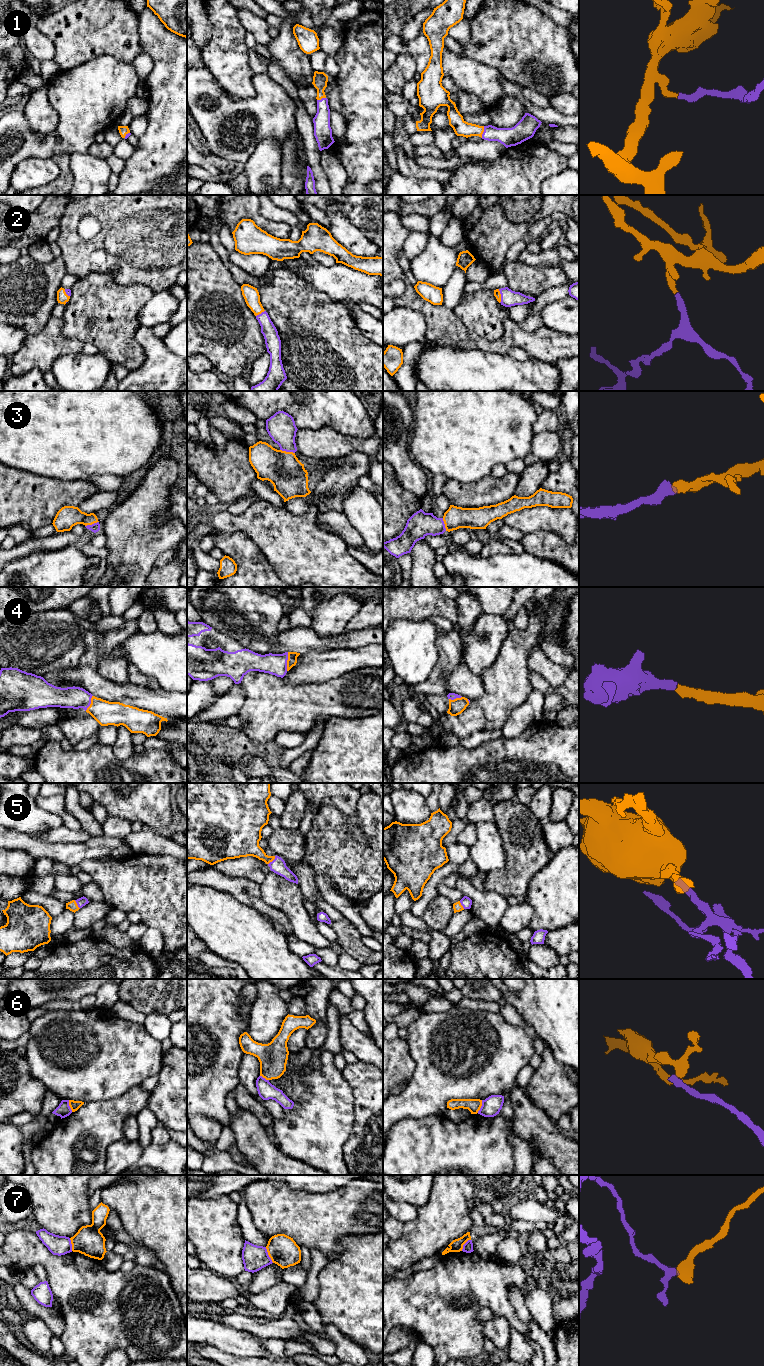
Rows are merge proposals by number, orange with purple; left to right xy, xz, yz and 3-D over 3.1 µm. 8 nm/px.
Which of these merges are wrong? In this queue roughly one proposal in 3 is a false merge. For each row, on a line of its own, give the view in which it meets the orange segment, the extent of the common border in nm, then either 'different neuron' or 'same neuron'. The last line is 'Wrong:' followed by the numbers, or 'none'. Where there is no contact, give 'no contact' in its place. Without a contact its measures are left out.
1: meets orange in yz; contact 100 nm long; same neuron
2: meets orange in yz; contact 110 nm long; same neuron
3: meets orange in xz; contact 120 nm long; same neuron
4: meets orange in xz; contact 150 nm long; same neuron
5: meets orange in xz; contact 90 nm long; same neuron
6: meets orange in yz; contact 110 nm long; different neuron
7: meets orange in xz; contact 140 nm long; different neuron
Wrong: 6, 7

